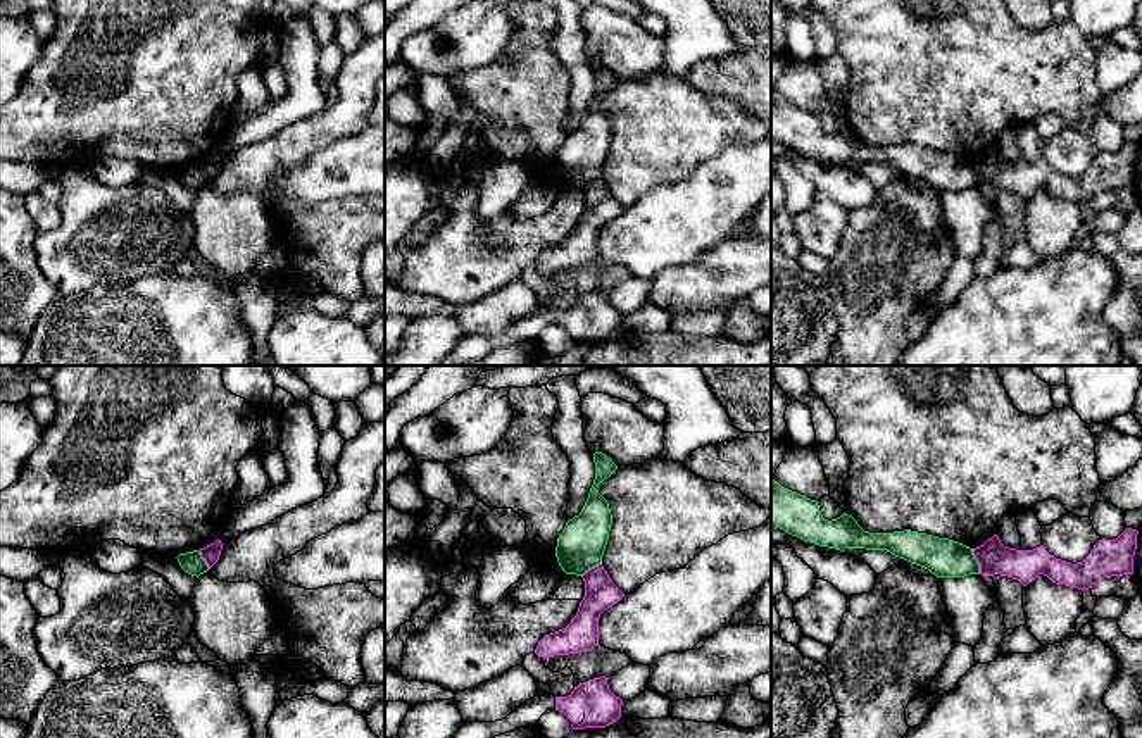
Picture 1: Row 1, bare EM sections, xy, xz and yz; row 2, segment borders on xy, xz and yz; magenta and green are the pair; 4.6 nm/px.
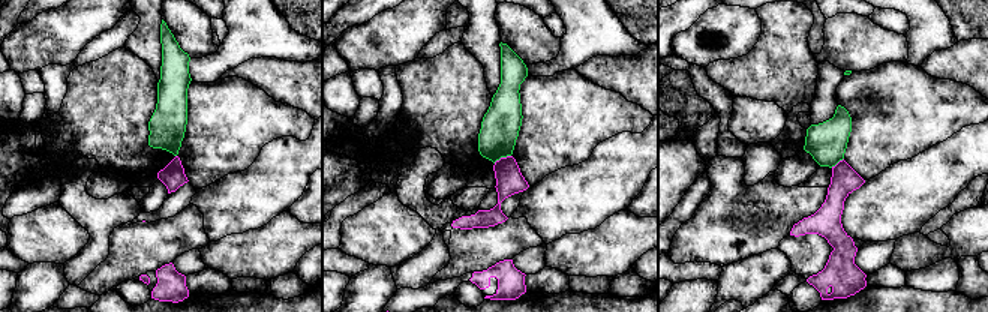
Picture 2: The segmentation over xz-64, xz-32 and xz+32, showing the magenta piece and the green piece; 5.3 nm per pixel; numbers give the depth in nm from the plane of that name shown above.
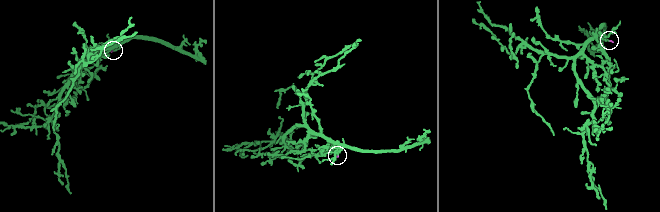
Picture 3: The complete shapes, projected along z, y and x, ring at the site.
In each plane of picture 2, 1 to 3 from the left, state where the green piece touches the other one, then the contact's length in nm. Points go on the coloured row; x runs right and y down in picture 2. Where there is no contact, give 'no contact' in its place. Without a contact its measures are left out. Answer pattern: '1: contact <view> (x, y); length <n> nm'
1: no contact
2: contact xz-32 (501, 158); length 100 nm
3: contact xz+32 (838, 162); length 90 nm

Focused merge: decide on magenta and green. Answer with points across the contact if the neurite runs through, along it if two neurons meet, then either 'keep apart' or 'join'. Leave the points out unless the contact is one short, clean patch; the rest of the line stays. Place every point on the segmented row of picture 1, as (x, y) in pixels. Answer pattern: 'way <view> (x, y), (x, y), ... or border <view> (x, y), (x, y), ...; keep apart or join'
border yz (972, 549), (980, 573); keep apart

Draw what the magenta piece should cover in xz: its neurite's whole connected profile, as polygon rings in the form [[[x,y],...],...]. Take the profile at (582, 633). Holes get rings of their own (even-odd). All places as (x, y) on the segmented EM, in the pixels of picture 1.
[[[602,564],[588,569],[583,576],[585,597],[571,622],[545,635],[535,654],[538,657],[569,655],[588,652],[599,643],[599,619],[604,610],[618,604],[624,593],[612,583]]]

